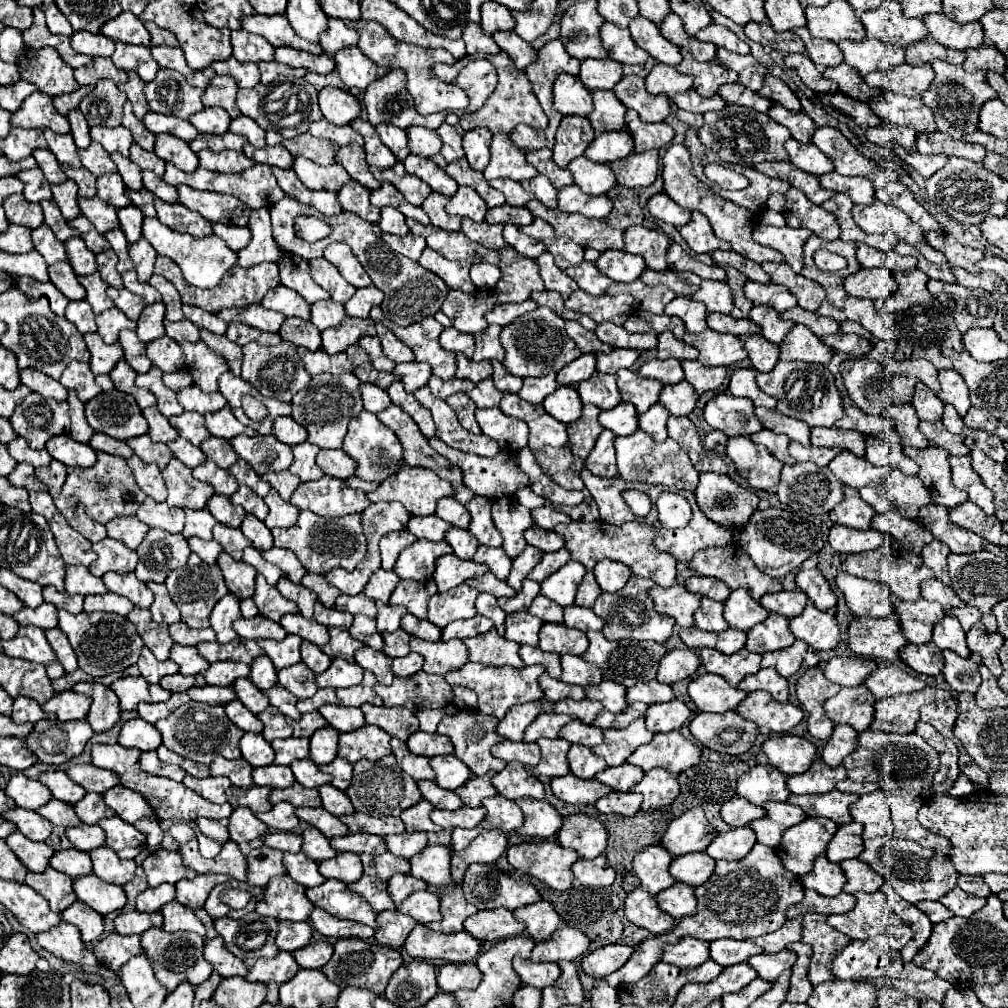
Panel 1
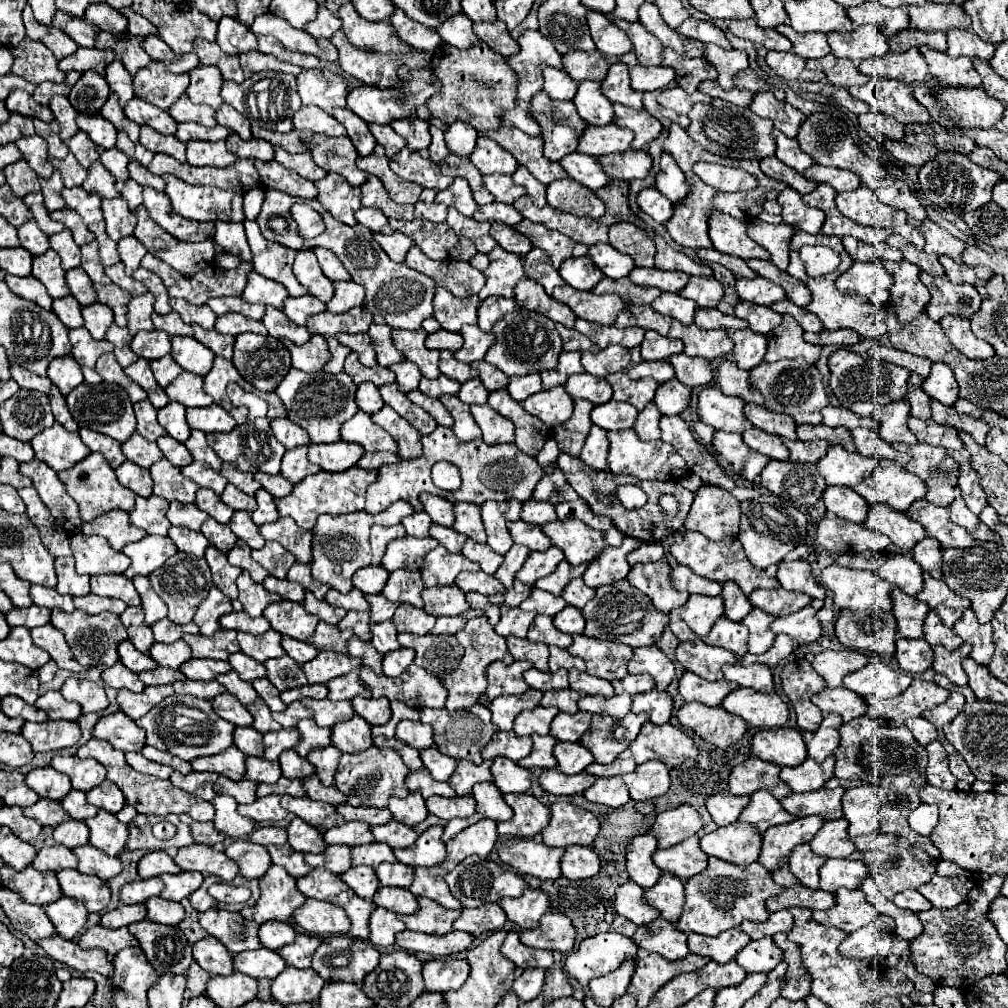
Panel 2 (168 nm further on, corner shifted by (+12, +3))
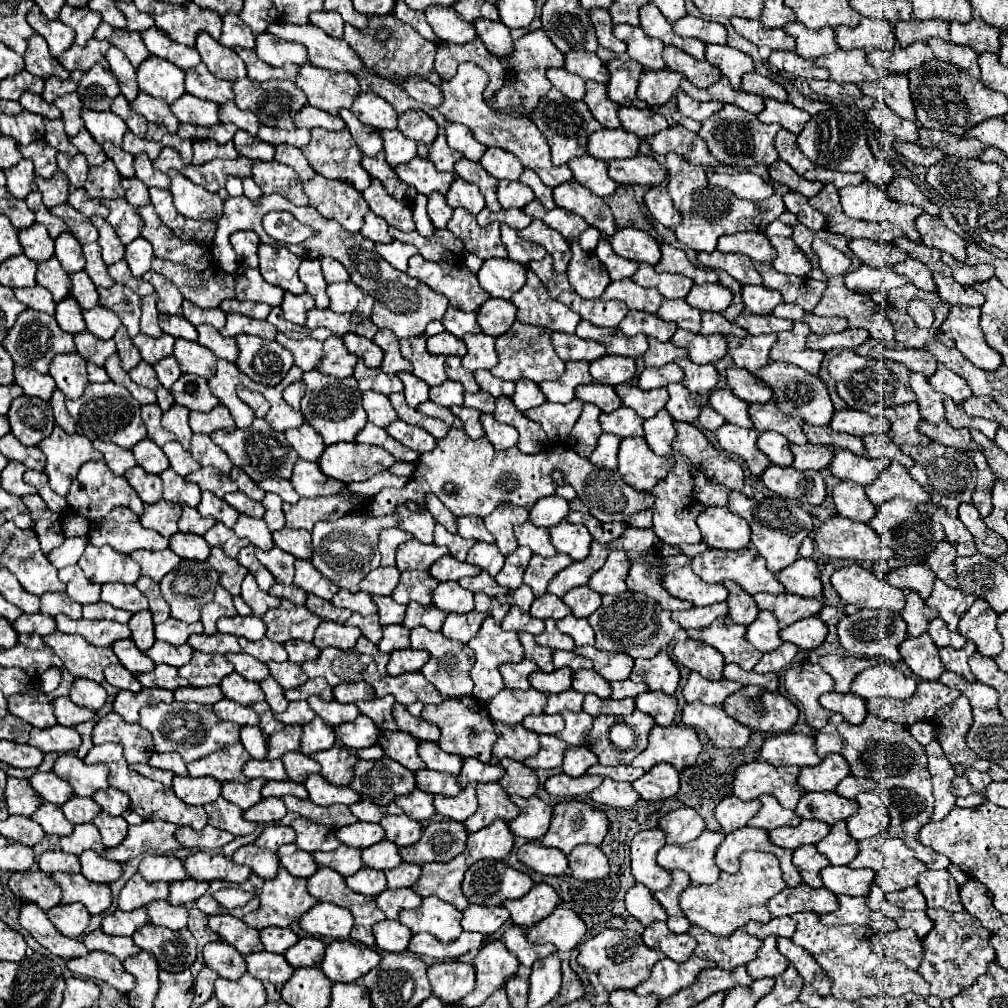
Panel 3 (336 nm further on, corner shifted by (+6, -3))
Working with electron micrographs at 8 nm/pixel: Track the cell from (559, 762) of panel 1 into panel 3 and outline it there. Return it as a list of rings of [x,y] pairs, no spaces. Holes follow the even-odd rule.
[[[541,735],[541,749],[537,751],[537,755],[525,759],[523,763],[533,767],[533,769],[553,769],[559,767],[563,763],[563,755],[565,755],[565,741],[557,739],[555,735]]]

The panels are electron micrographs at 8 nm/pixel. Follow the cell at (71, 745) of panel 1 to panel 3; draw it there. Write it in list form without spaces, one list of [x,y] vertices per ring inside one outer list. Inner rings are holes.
[[[47,727],[47,729],[33,729],[29,745],[41,749],[43,753],[69,753],[79,749],[81,745],[81,735],[73,727]]]

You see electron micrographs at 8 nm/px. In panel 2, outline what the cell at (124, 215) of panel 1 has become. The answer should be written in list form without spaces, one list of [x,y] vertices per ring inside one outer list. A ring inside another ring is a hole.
[[[121,197],[115,199],[103,199],[103,217],[107,223],[107,233],[113,241],[119,241],[127,235],[133,235],[135,229],[135,213],[129,211],[127,203]]]

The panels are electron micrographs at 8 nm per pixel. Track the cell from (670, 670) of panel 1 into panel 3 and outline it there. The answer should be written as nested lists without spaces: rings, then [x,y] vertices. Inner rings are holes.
[[[659,651],[653,659],[637,659],[631,671],[631,679],[643,681],[653,691],[663,691],[673,695],[679,685],[679,669],[667,655],[667,651]]]

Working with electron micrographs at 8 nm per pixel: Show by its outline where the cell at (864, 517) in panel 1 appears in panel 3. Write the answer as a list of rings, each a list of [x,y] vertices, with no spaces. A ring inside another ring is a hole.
[[[853,481],[837,483],[833,487],[833,501],[839,515],[861,523],[867,523],[877,511],[875,505],[869,501],[865,489],[861,485],[853,485]]]

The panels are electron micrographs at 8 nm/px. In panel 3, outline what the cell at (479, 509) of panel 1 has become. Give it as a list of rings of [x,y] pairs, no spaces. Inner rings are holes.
[[[459,517],[457,527],[459,527],[459,535],[465,539],[495,543],[495,537],[485,529],[485,523],[481,517]]]

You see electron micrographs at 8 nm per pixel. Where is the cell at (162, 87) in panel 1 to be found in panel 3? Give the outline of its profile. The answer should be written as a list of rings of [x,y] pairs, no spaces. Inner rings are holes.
[[[153,55],[137,67],[139,89],[153,97],[163,97],[169,105],[185,93],[183,79],[185,73],[179,67]]]

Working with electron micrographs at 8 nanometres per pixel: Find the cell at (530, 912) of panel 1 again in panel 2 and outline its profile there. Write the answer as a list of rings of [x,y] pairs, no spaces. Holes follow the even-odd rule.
[[[525,889],[521,897],[505,897],[499,901],[499,905],[507,913],[509,921],[527,931],[539,927],[541,917],[549,911],[549,897],[539,889]]]

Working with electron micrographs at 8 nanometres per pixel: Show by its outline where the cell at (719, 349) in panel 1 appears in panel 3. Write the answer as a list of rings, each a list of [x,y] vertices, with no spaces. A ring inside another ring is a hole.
[[[677,329],[671,343],[689,351],[689,359],[695,363],[713,363],[727,353],[727,341],[721,335],[701,335]]]

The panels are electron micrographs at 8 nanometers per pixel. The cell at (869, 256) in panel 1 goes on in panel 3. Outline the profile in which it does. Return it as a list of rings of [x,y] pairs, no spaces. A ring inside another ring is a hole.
[[[851,239],[849,249],[861,259],[861,263],[871,267],[891,267],[907,259],[905,251],[891,243],[877,243],[871,239]]]

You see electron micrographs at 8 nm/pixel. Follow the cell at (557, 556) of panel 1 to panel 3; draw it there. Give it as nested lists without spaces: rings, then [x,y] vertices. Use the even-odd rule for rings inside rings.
[[[557,553],[555,557],[539,557],[539,555],[533,555],[529,565],[527,565],[527,571],[525,571],[525,577],[523,577],[523,583],[529,585],[535,593],[535,597],[541,597],[545,591],[547,591],[547,585],[549,581],[561,571],[565,569],[567,565],[571,565],[571,557],[565,555],[565,553]]]

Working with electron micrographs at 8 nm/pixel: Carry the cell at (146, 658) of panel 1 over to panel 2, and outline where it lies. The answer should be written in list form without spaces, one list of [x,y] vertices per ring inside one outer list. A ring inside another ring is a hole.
[[[125,639],[125,641],[121,641],[121,643],[119,643],[117,653],[119,653],[121,663],[123,663],[129,671],[133,671],[133,673],[151,671],[151,669],[155,669],[155,667],[157,667],[157,663],[155,663],[149,655],[141,653],[141,651],[135,651],[135,647],[133,647],[133,643],[131,643],[129,639]]]

